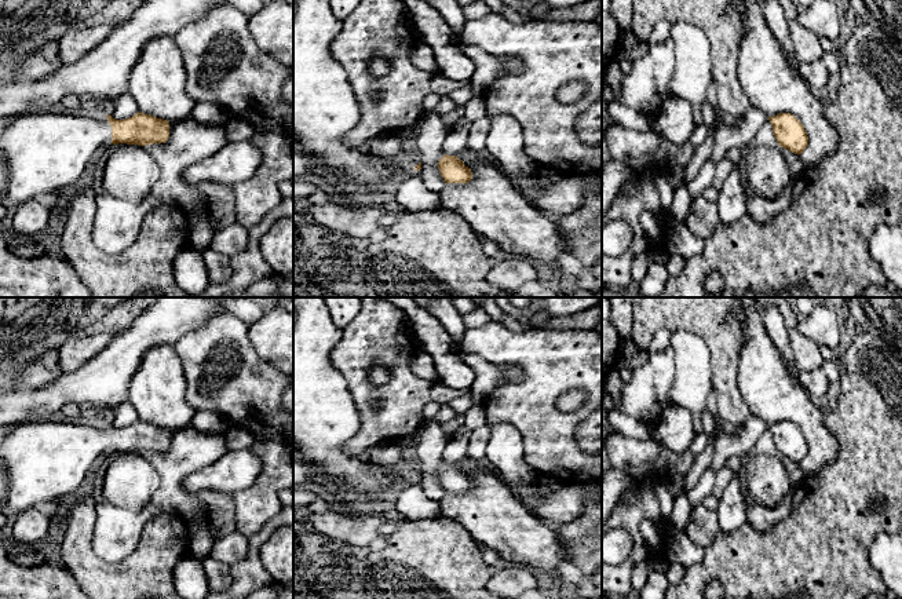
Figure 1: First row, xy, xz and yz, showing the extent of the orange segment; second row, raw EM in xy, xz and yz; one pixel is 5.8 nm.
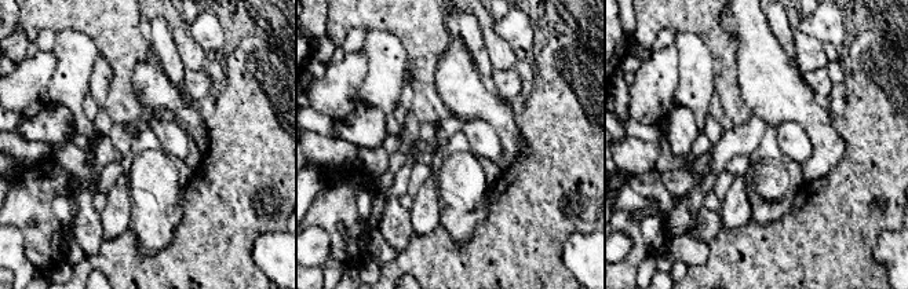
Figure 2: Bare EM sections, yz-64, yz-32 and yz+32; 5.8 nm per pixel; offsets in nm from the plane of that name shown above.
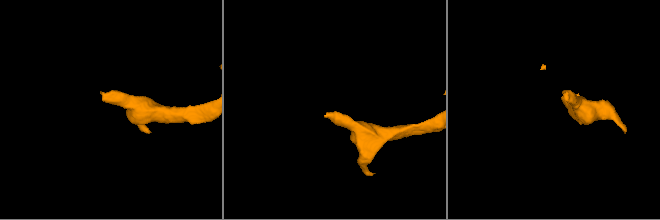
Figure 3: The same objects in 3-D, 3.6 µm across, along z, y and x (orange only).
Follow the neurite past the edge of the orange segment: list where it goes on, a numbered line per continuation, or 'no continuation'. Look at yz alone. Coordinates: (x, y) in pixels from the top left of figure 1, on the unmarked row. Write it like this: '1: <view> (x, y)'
no continuation

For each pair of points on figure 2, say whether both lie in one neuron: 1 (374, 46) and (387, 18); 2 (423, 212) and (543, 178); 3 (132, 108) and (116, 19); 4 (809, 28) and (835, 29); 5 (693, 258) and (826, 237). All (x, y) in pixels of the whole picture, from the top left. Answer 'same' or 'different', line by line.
1: different
2: different
3: same
4: same
5: different

